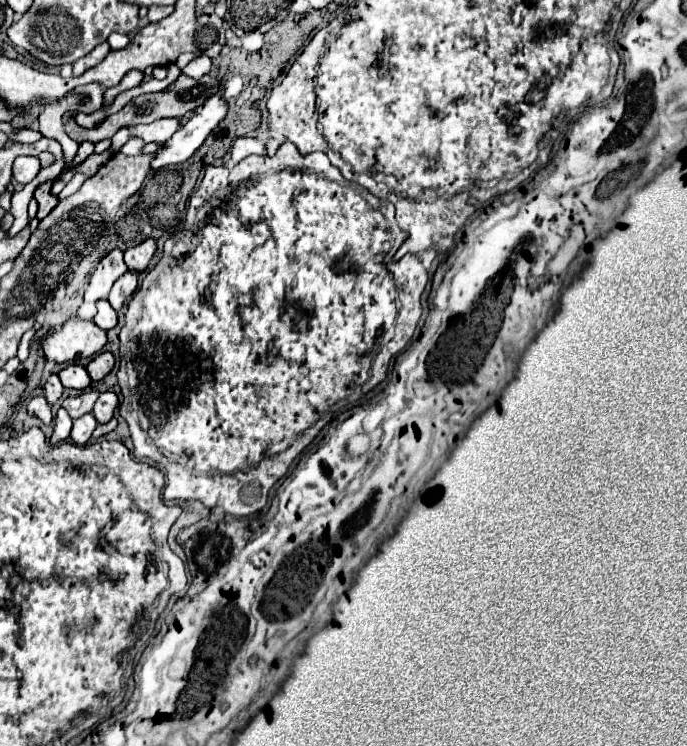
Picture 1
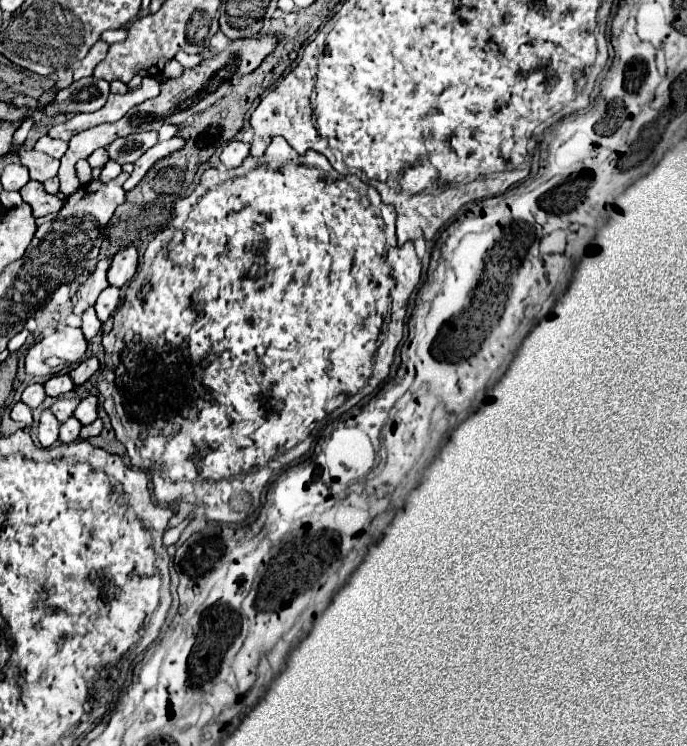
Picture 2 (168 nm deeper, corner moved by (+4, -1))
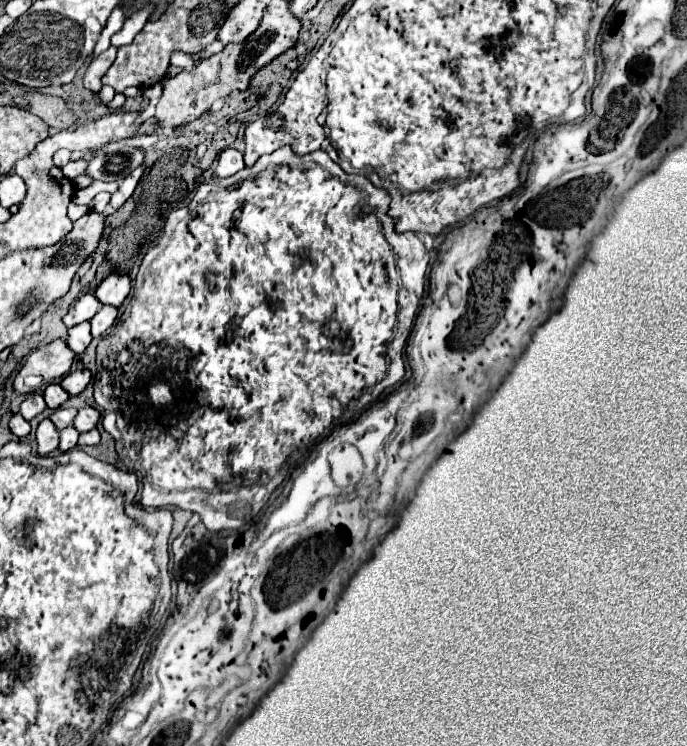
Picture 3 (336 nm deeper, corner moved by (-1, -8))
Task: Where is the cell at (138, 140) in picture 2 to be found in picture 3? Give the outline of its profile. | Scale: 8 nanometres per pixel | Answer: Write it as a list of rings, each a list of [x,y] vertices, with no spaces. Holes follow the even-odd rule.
[[[126,146],[116,154],[98,154],[88,162],[88,168],[84,174],[88,174],[92,180],[102,182],[120,182],[128,172],[138,168],[144,162],[144,154],[138,148]]]

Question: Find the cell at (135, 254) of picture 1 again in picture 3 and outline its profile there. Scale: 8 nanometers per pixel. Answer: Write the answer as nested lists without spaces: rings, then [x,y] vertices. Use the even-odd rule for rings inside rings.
[[[110,274],[110,276],[106,276],[100,284],[98,284],[98,288],[96,288],[96,292],[94,292],[94,296],[102,302],[102,304],[108,304],[108,306],[120,306],[122,302],[124,302],[124,298],[128,296],[128,292],[130,292],[130,278],[124,274],[124,276],[120,276],[120,274]]]

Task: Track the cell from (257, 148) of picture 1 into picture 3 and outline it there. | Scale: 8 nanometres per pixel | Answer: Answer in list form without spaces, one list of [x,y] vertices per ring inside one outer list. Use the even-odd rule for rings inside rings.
[[[226,148],[220,156],[218,156],[218,164],[216,164],[216,170],[214,174],[218,178],[226,178],[226,176],[232,176],[236,174],[238,170],[244,168],[244,160],[242,160],[242,152],[234,150],[234,148]]]

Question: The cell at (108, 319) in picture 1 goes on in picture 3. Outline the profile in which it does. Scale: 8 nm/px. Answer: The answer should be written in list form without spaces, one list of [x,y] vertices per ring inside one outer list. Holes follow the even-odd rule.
[[[78,324],[74,328],[68,330],[68,338],[66,338],[66,344],[68,348],[74,352],[74,354],[82,354],[86,350],[86,346],[90,344],[92,336],[90,336],[90,324]]]

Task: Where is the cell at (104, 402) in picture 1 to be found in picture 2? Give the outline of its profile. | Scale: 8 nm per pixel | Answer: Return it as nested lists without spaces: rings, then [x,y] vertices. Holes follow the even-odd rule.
[[[89,395],[89,397],[85,397],[81,403],[79,403],[79,407],[75,409],[75,417],[83,423],[83,425],[89,425],[89,423],[93,423],[99,415],[97,415],[97,397],[95,395]]]

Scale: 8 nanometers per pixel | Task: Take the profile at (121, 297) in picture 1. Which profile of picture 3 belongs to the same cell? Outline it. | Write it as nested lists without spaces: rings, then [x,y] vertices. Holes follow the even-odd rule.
[[[102,306],[102,310],[90,320],[90,326],[92,326],[92,330],[90,330],[90,334],[94,336],[94,338],[98,338],[98,336],[102,336],[112,324],[114,324],[114,320],[116,320],[116,314],[118,314],[118,310],[116,308],[110,308],[110,306]]]

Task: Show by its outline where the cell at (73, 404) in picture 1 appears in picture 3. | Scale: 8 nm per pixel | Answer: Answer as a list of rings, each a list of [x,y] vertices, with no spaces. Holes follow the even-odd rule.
[[[58,408],[58,410],[54,410],[54,412],[50,414],[50,420],[54,422],[56,430],[64,430],[66,426],[72,424],[76,412],[78,412],[76,408]]]

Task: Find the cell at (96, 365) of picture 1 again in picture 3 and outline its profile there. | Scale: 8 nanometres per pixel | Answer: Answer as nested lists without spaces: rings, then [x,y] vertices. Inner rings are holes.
[[[82,368],[82,370],[70,372],[70,374],[60,382],[60,386],[62,386],[68,394],[80,394],[90,380],[92,380],[92,374],[90,374],[86,368]]]

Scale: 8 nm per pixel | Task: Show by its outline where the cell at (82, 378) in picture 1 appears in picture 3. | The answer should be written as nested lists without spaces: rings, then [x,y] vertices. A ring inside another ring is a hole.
[[[48,384],[44,390],[44,400],[46,400],[48,408],[56,410],[68,400],[68,392],[60,384]]]

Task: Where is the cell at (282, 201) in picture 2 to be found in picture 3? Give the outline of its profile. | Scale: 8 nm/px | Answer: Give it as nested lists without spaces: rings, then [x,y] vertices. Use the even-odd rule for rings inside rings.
[[[284,146],[268,156],[262,156],[252,168],[244,168],[224,180],[202,184],[186,208],[170,212],[166,216],[164,228],[156,240],[156,246],[150,248],[142,258],[136,280],[132,284],[126,304],[120,308],[120,316],[118,316],[116,324],[108,330],[108,334],[96,346],[96,380],[102,386],[102,394],[110,400],[110,404],[116,412],[116,426],[122,432],[122,442],[128,452],[128,458],[138,468],[144,470],[144,477],[141,480],[143,488],[140,504],[144,508],[176,506],[182,510],[196,512],[196,514],[200,514],[200,520],[204,522],[204,526],[210,532],[234,530],[234,528],[240,528],[246,522],[250,522],[262,510],[262,506],[268,502],[270,494],[284,480],[286,458],[294,450],[306,448],[336,418],[340,418],[342,416],[340,412],[344,412],[344,402],[360,398],[370,386],[380,382],[384,378],[384,374],[386,374],[386,378],[380,382],[382,388],[394,386],[396,382],[400,382],[404,378],[402,348],[406,346],[408,334],[412,330],[410,324],[414,322],[414,316],[416,316],[416,310],[418,310],[418,304],[420,304],[420,298],[424,292],[424,274],[426,274],[426,266],[428,266],[428,252],[426,252],[422,240],[414,232],[396,234],[396,238],[392,242],[384,238],[384,232],[382,232],[378,216],[374,214],[374,208],[370,208],[370,204],[366,204],[368,194],[362,192],[362,176],[360,174],[346,174],[326,152],[321,150],[315,151],[315,157],[312,157],[311,162],[315,164],[306,164],[306,161],[311,161],[308,155],[299,157],[290,146]],[[154,376],[156,376],[156,382],[164,382],[170,388],[172,402],[154,404]],[[236,480],[238,480],[238,484],[246,484],[246,486],[228,488],[228,484],[230,482],[236,484]]]

